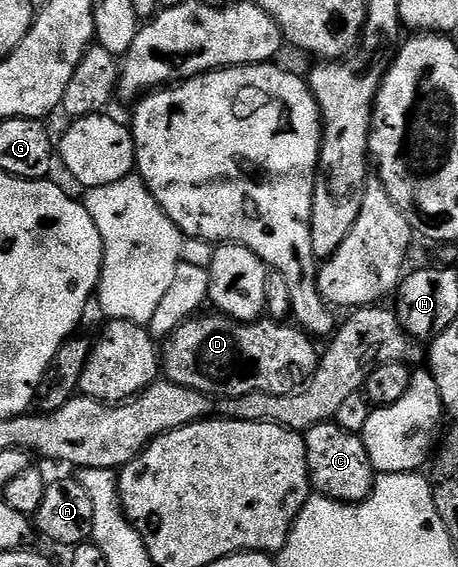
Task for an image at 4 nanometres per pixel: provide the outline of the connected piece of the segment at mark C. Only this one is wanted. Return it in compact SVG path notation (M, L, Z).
M326 421L306 430L303 438L307 452L307 470L311 476L311 487L316 494L334 501L358 503L373 491L375 468L371 465L369 451L358 433L345 431L340 425Z

